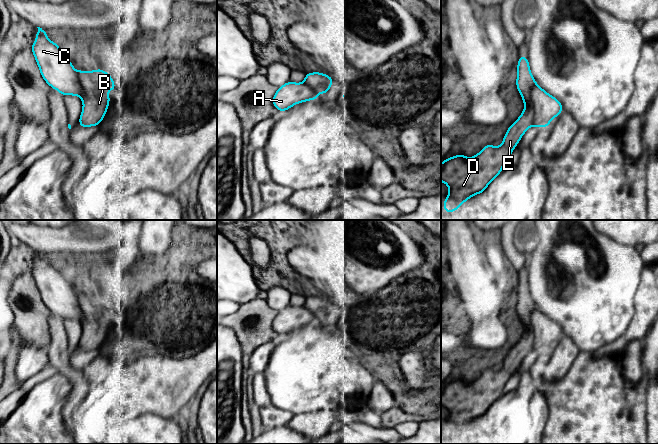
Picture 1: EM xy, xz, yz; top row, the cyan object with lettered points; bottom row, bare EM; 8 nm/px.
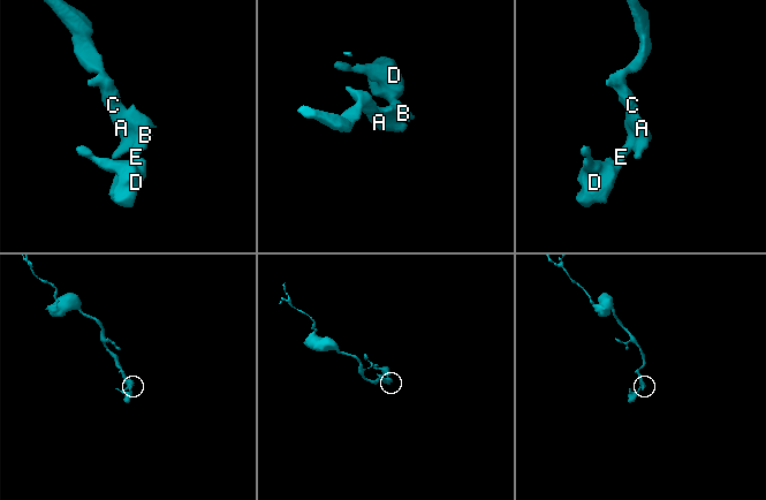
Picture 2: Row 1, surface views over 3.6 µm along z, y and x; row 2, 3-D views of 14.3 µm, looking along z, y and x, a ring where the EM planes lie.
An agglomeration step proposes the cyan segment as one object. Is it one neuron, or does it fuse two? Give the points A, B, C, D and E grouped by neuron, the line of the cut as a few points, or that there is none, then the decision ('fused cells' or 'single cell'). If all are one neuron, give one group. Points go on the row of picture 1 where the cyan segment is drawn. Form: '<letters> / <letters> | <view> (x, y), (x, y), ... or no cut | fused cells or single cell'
A C / B D E | yz (535, 83), (531, 89), (533, 124) | fused cells

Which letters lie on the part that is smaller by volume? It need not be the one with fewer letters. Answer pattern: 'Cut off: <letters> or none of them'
Cut off: B, D, E

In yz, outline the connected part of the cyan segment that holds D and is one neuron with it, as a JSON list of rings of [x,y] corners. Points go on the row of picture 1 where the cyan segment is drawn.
[[[522,55],[517,65],[516,87],[525,108],[519,118],[508,127],[502,144],[498,147],[488,144],[471,158],[459,154],[443,161],[441,181],[449,188],[449,194],[443,203],[443,210],[447,214],[455,212],[469,198],[483,193],[491,181],[502,172],[524,133],[533,126],[531,89],[535,84],[528,58]]]

